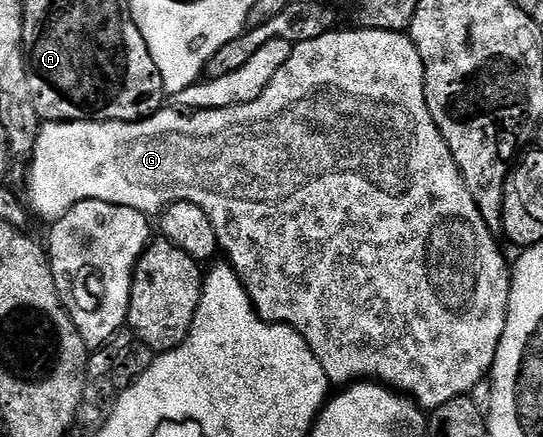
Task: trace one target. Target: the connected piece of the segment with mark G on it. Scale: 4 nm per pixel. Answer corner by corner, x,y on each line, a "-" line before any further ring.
355,27
353,29
354,32
338,31
331,30
312,42
293,45
288,62
284,62
284,66
280,66
280,70
276,70
276,78
272,78
272,82
268,82
264,94
260,94
260,98
256,98
247,104
228,106
224,110
204,110
203,112
189,110
166,112
167,110
159,110
153,116
147,116
144,120
56,120
43,123
38,130
34,154
28,161
28,167
30,167
30,200
28,196
28,204
32,209
33,215
35,217
43,216
46,222
59,220
61,216
68,214
68,210
72,206
89,200
112,202
116,206
128,206
132,210
147,214
161,213
163,208
168,207
169,204
175,204
177,200
180,202
192,202
196,206
200,206
200,210
204,210
204,214
208,214
208,218
216,230
219,249
224,253
224,256
226,252
227,257
225,256
225,259
230,267
234,269
234,273
240,278
240,282
246,287
246,292
249,294
251,302
254,303
254,308
258,315
270,324
287,324
289,328
301,334
309,355
311,352
318,359
318,364
322,367
323,374
332,383
338,384
334,386
349,386
355,382
377,382
409,396
410,399
418,403
419,408
433,410
444,406
444,402
452,402
452,398
473,393
473,388
481,380
483,383
489,377
490,369
494,367
496,350
500,346
500,338
504,334
504,326
508,318
512,272
508,267
508,260
506,264
506,256
502,253
502,248
498,245
497,238
494,237
497,236
495,229
490,228
488,222
484,222
476,202
472,202
472,194
468,194
468,186
456,166
456,158
452,158
452,150
448,150
448,142
444,142
444,138
428,110
428,102
424,94
424,66
416,46
410,41
409,35
400,32
389,32
388,30
359,27

